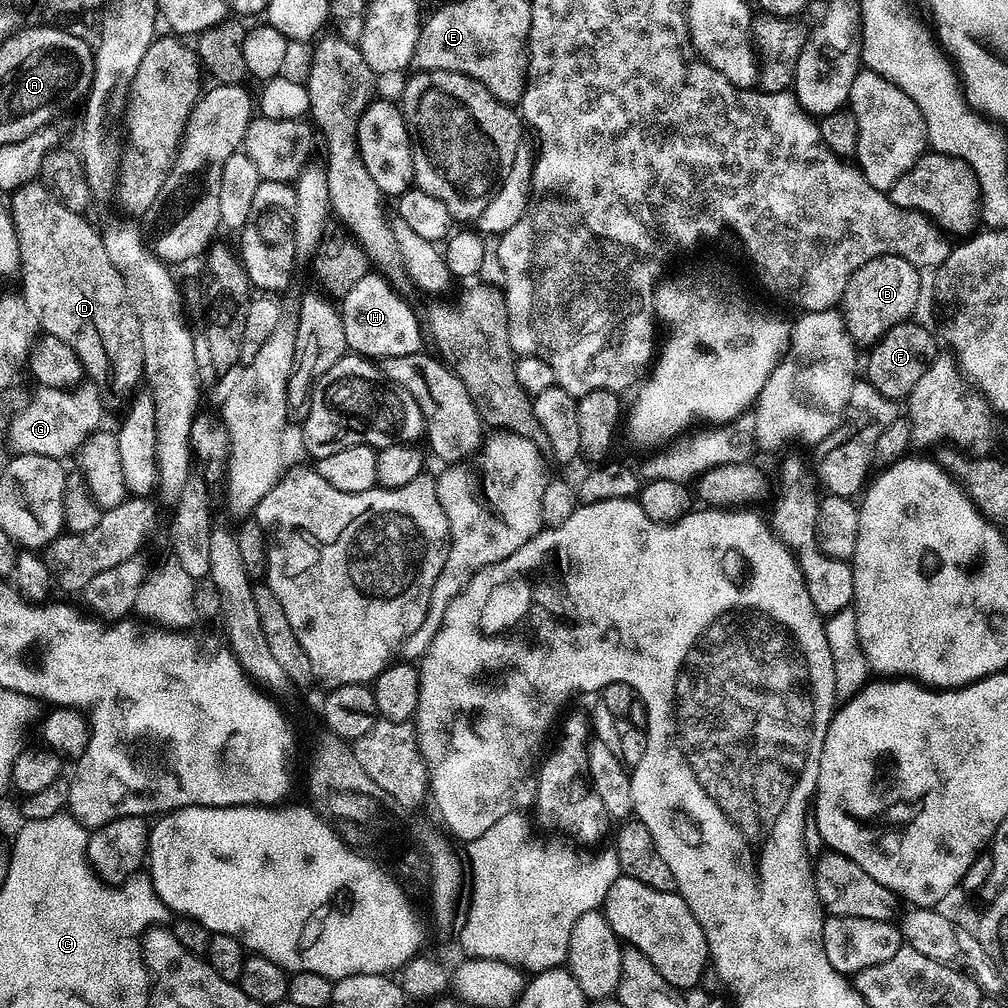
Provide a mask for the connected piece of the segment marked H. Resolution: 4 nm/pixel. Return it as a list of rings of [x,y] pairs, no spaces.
[[[379,274],[364,276],[350,289],[350,294],[346,294],[342,298],[342,303],[339,305],[342,330],[346,330],[346,342],[349,349],[355,355],[379,358],[381,361],[386,358],[402,358],[406,354],[421,351],[423,344],[420,343],[423,342],[424,336],[420,333],[420,320],[408,303],[409,301],[401,296],[383,276]]]

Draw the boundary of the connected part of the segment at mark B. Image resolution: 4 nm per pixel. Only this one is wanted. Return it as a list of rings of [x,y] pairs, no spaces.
[[[879,256],[862,266],[858,266],[858,270],[854,270],[854,274],[849,276],[844,295],[838,301],[844,326],[852,339],[852,343],[857,346],[863,346],[863,344],[871,346],[876,341],[881,340],[891,328],[905,323],[911,317],[908,315],[915,310],[916,303],[920,300],[920,276],[922,276],[921,269],[906,262],[906,258],[898,258],[897,256]]]

